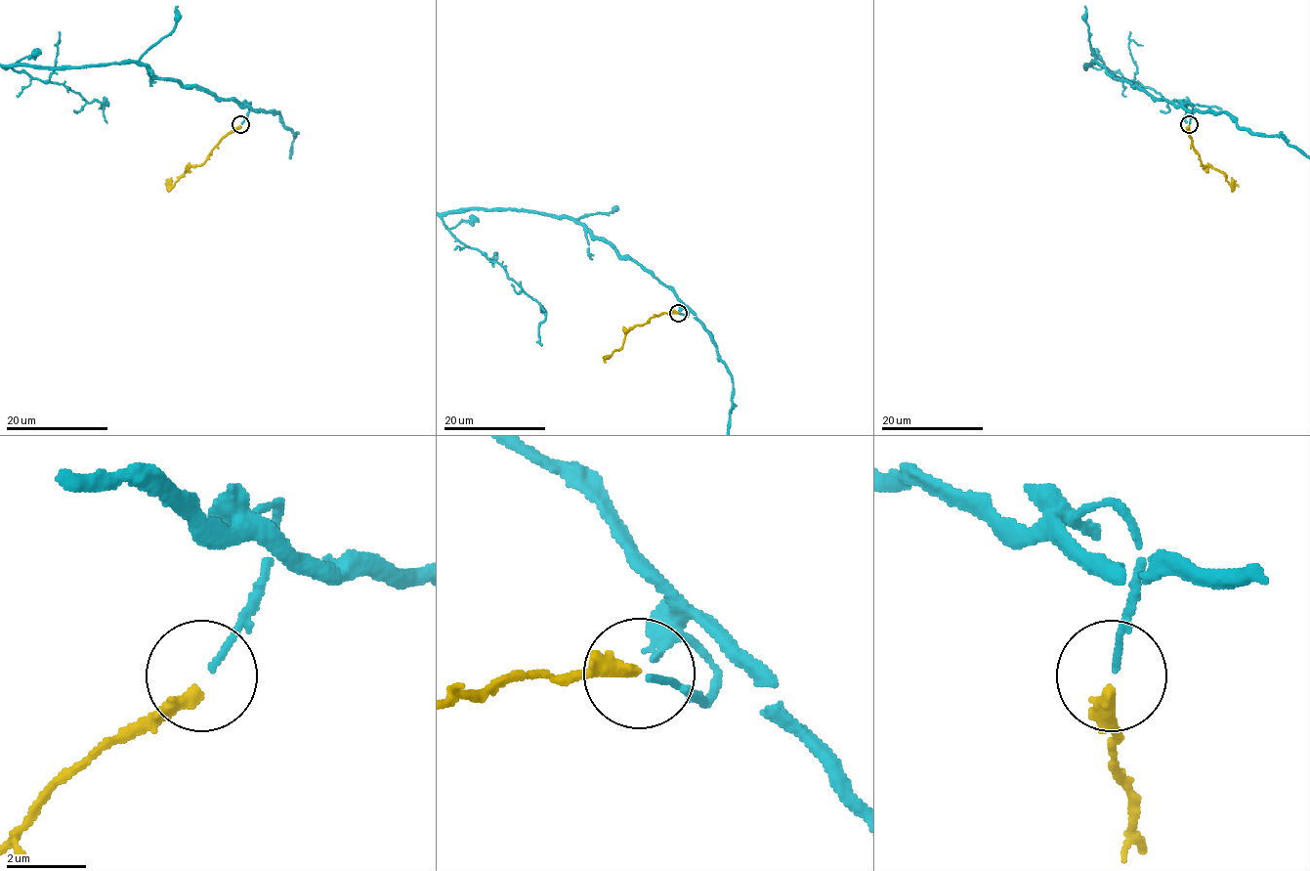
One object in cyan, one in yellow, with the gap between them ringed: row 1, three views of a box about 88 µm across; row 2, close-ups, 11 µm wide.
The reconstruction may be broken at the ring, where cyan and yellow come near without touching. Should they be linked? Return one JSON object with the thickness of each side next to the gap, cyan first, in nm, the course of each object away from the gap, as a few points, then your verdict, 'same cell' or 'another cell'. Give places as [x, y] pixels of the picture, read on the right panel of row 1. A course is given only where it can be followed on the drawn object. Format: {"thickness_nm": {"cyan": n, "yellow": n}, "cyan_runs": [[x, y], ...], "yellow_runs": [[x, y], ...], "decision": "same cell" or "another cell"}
{"thickness_nm": {"cyan": 160, "yellow": 360}, "yellow_runs": [[1189, 125], [1189, 137], [1202, 165], [1222, 171], [1231, 186], [1239, 187]], "decision": "same cell"}

